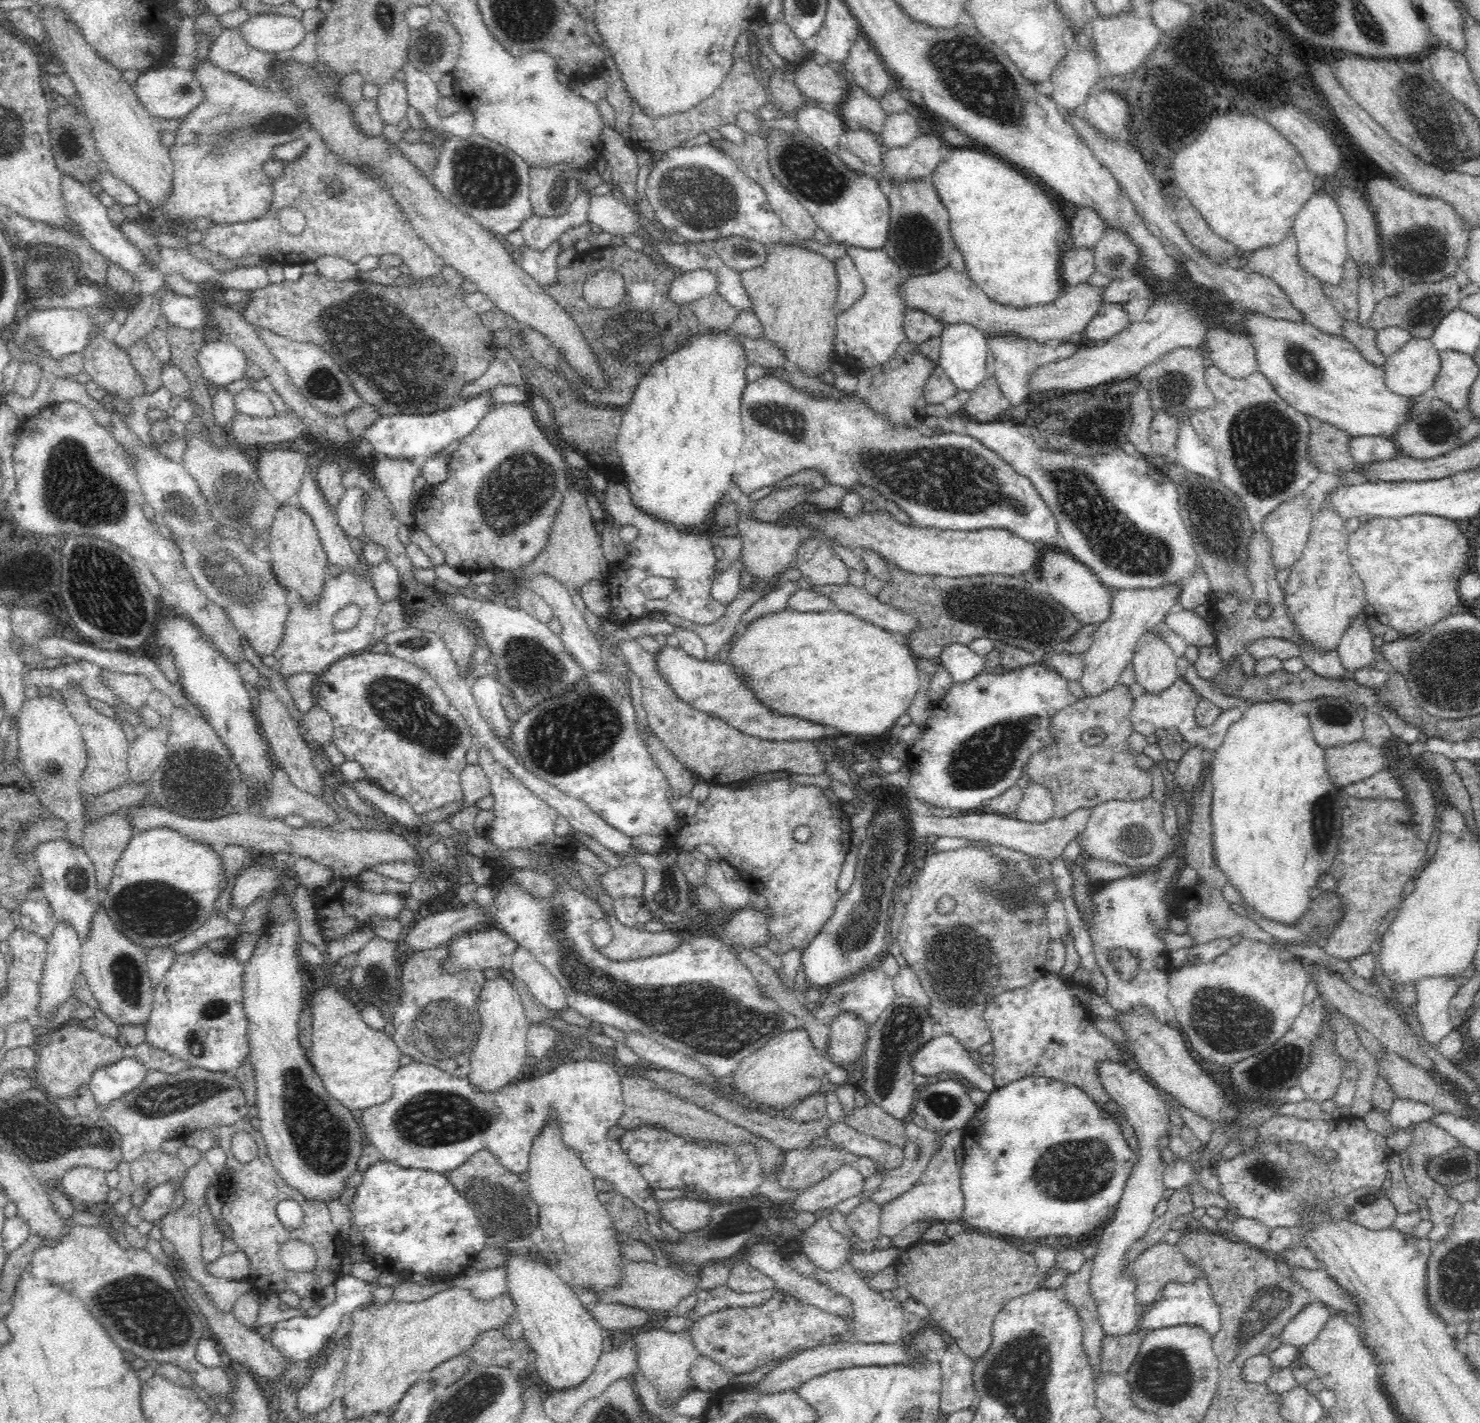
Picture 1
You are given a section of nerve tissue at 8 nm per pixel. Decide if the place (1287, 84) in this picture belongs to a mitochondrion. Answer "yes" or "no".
no

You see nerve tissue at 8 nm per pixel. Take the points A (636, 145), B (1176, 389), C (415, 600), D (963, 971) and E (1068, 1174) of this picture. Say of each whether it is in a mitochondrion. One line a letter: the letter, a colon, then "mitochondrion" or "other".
A: other
B: mitochondrion
C: other
D: mitochondrion
E: mitochondrion

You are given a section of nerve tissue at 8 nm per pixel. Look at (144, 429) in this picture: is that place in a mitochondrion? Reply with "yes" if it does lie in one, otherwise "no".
no

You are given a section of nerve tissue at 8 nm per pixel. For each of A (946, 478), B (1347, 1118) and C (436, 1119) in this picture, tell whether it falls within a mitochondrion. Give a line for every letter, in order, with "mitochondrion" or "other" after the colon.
A: mitochondrion
B: other
C: mitochondrion

